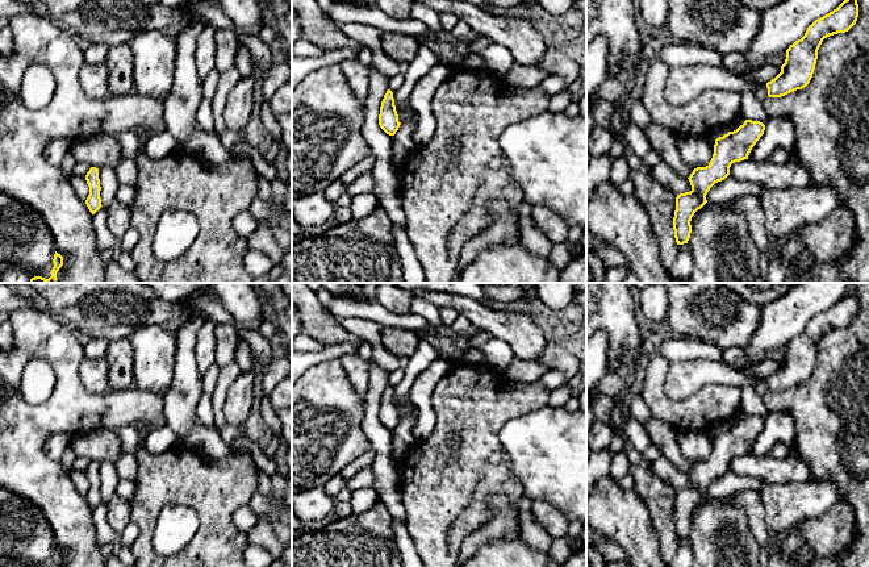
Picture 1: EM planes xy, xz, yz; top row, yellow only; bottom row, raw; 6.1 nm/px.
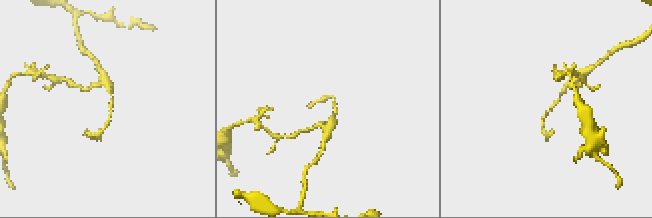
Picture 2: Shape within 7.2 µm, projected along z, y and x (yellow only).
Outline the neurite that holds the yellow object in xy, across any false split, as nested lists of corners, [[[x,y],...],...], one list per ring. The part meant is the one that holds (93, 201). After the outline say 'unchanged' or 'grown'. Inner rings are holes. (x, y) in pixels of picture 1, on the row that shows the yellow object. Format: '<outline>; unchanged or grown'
[[[91,167],[85,175],[87,184],[89,187],[89,195],[85,200],[85,204],[92,214],[95,214],[103,205],[100,197],[100,179],[99,179],[99,168]]]; unchanged

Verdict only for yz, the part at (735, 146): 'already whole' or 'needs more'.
already whole

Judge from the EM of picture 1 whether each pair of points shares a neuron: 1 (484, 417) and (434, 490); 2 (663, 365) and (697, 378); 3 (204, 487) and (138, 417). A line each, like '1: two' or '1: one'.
1: one
2: two
3: two

